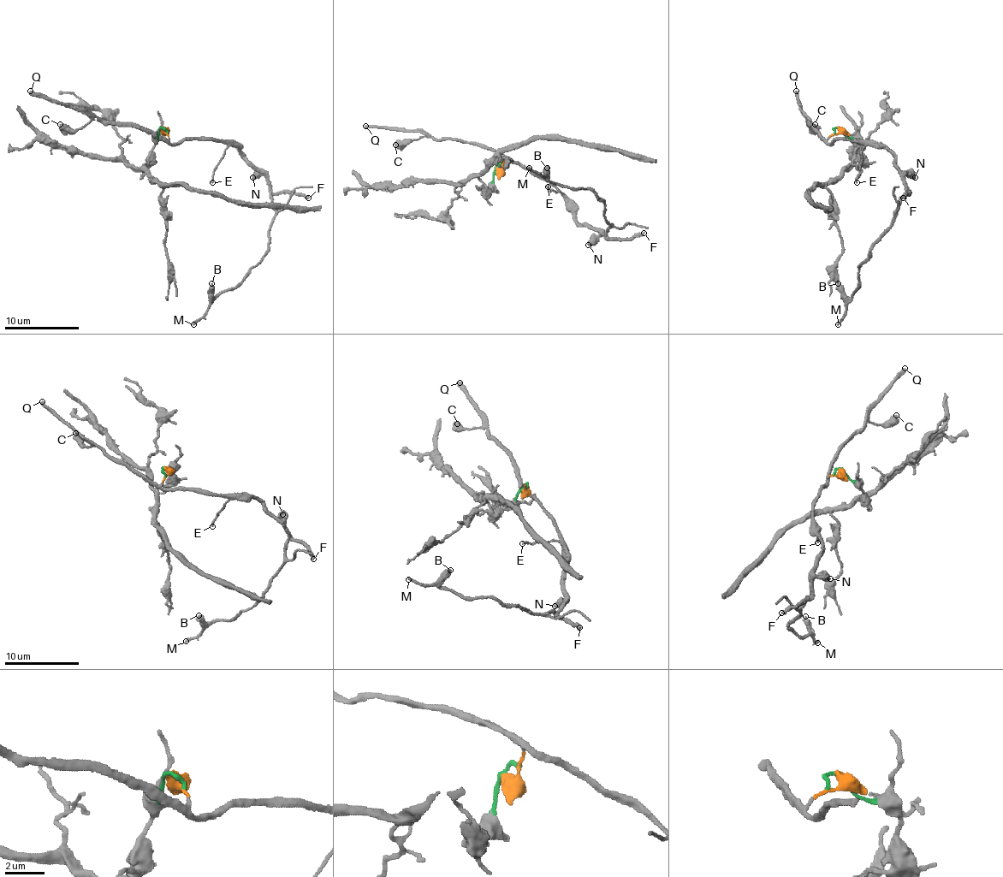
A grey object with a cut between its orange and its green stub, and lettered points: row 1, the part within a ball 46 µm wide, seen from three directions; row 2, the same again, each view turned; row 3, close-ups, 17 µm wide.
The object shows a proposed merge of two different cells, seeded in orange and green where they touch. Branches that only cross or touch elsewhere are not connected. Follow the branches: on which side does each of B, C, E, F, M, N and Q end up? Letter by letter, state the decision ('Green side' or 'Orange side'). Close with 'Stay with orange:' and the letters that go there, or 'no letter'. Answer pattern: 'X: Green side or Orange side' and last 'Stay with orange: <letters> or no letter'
B: Orange side
C: Orange side
E: Orange side
F: Orange side
M: Orange side
N: Orange side
Q: Orange side
Stay with orange: B, C, E, F, M, N, Q

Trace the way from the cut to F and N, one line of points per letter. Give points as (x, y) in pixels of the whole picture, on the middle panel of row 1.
F: (495, 167), (501, 167), (504, 157), (542, 174), (580, 225), (590, 225), (608, 238), (634, 238), (643, 232)
N: (495, 167), (499, 169), (504, 157), (542, 174), (580, 225), (590, 225), (597, 232), (588, 245)

